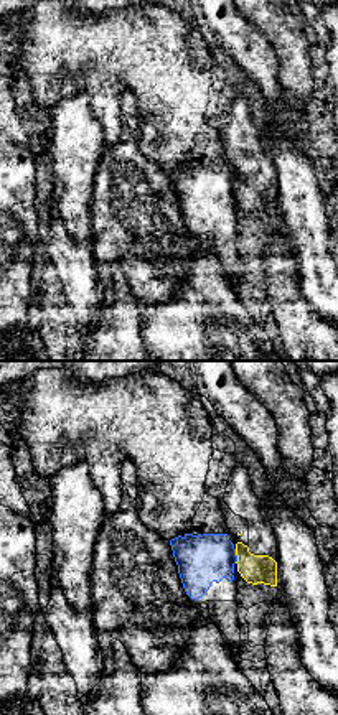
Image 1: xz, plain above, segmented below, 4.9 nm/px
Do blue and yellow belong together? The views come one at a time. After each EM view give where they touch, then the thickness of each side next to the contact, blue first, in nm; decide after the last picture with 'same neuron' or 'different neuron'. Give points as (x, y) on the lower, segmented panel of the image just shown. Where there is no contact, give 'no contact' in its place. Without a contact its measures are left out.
(236, 556) | 240/140 nm

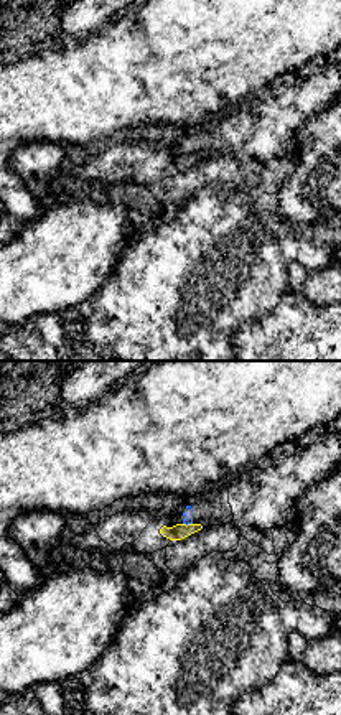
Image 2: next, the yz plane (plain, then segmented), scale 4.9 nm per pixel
(188, 523) | 50/80 nm

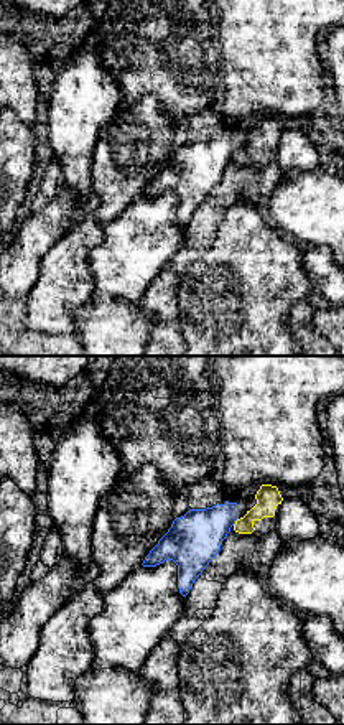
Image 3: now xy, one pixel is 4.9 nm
(236, 519) | 260/120 nm

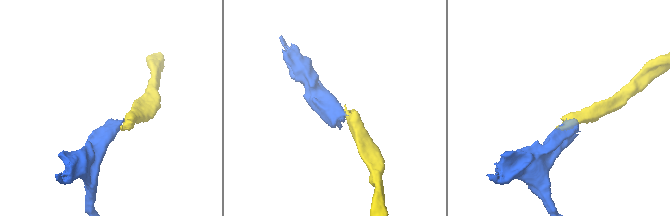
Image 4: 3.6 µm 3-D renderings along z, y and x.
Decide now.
different neuron

